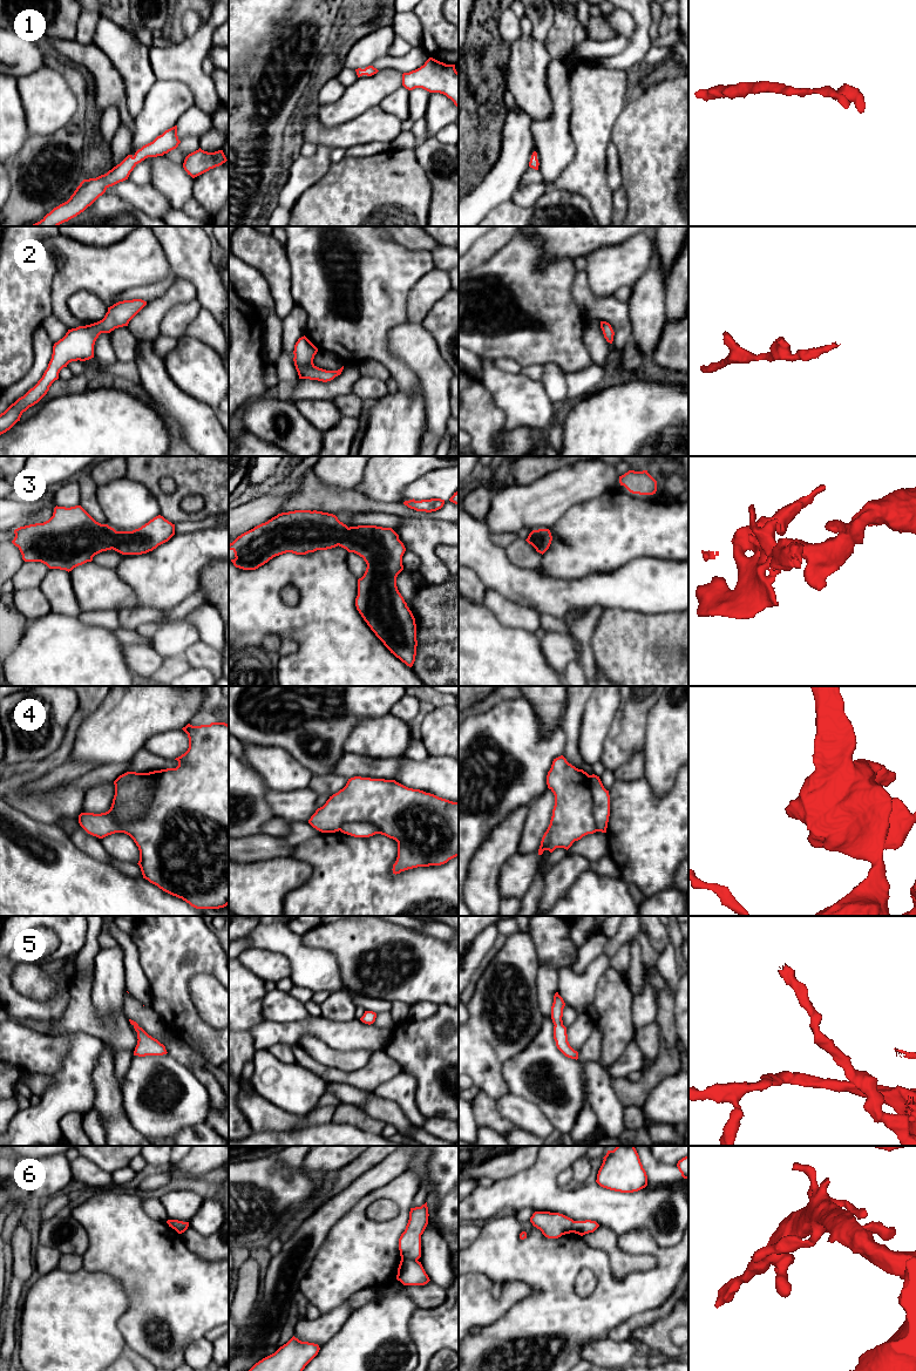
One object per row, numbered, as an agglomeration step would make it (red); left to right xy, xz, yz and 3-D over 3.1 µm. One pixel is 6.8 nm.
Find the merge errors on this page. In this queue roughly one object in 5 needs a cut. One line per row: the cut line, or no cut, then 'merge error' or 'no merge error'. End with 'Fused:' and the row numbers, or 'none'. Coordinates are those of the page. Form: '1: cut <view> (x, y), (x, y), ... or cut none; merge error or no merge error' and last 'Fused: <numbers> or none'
1: cut none; no merge error
2: cut none; no merge error
3: cut none; no merge error
4: cut xy (149, 772), (151, 801), (146, 813), (135, 820), (117, 821); merge error
5: cut none; no merge error
6: cut xz (401, 1258), (416, 1261); merge error
Fused: 4, 6

